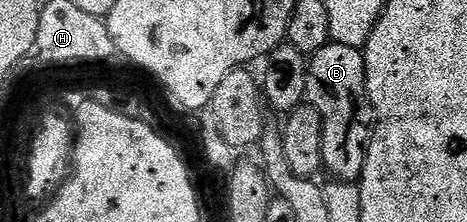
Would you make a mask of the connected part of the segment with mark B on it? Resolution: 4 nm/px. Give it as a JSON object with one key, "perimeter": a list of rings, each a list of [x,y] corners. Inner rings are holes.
{"perimeter":[[[329,41],[307,60],[308,90],[306,99],[322,117],[323,170],[340,181],[359,180],[366,165],[368,146],[372,144],[372,133],[376,126],[376,112],[368,100],[366,89],[366,65],[364,53],[359,47]]]}

